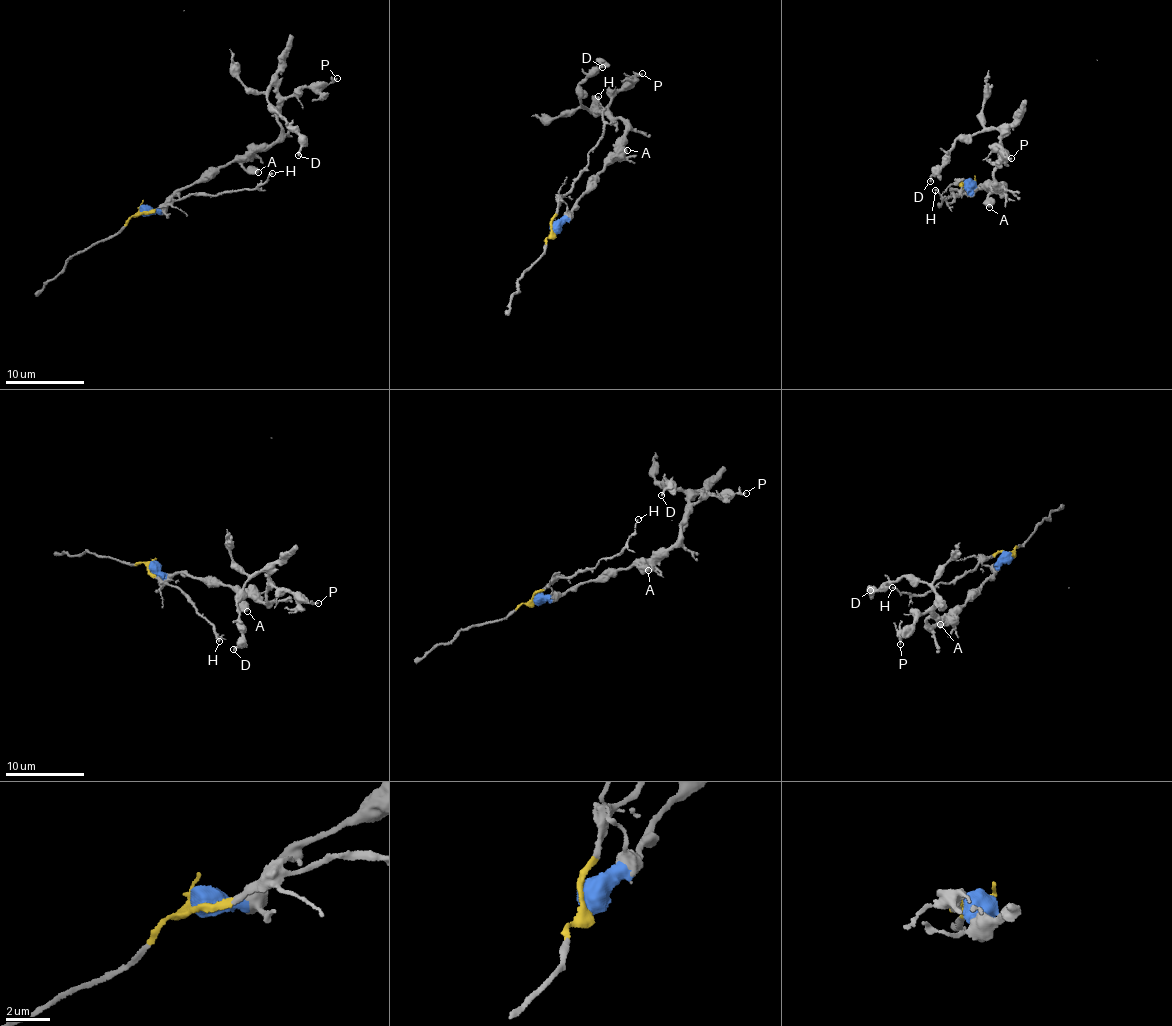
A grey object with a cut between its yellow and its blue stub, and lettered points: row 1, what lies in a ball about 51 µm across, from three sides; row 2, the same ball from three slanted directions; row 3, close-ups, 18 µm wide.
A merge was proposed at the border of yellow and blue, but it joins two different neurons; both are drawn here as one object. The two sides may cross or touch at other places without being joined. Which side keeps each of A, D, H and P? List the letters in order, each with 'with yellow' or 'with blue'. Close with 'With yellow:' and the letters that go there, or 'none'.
A: with blue
D: with blue
H: with yellow
P: with blue
With yellow: H

